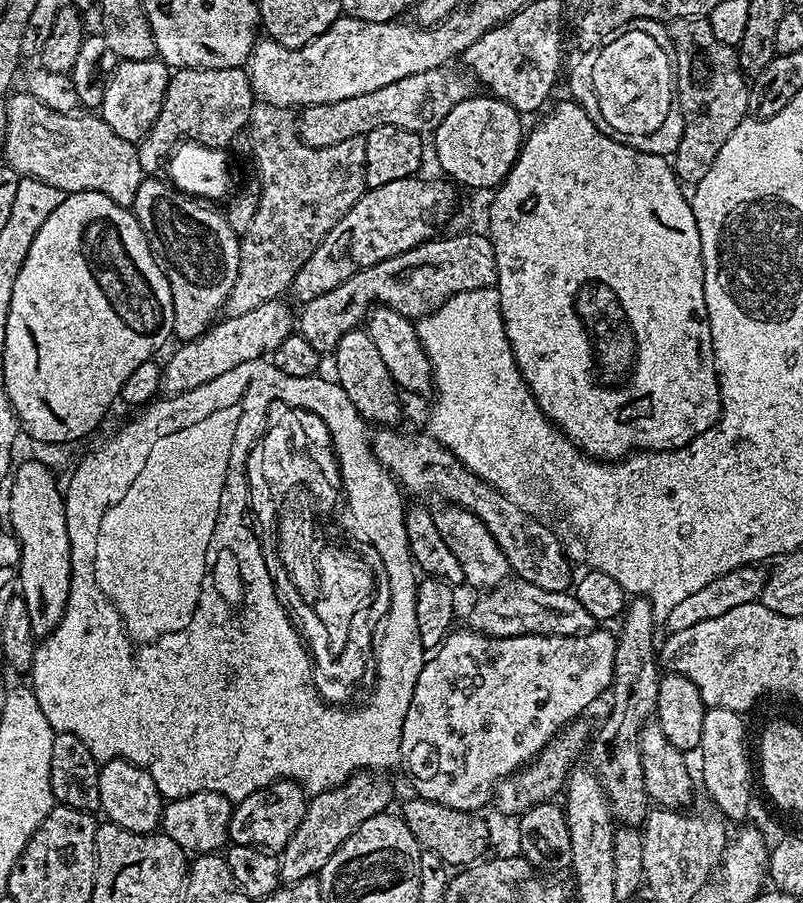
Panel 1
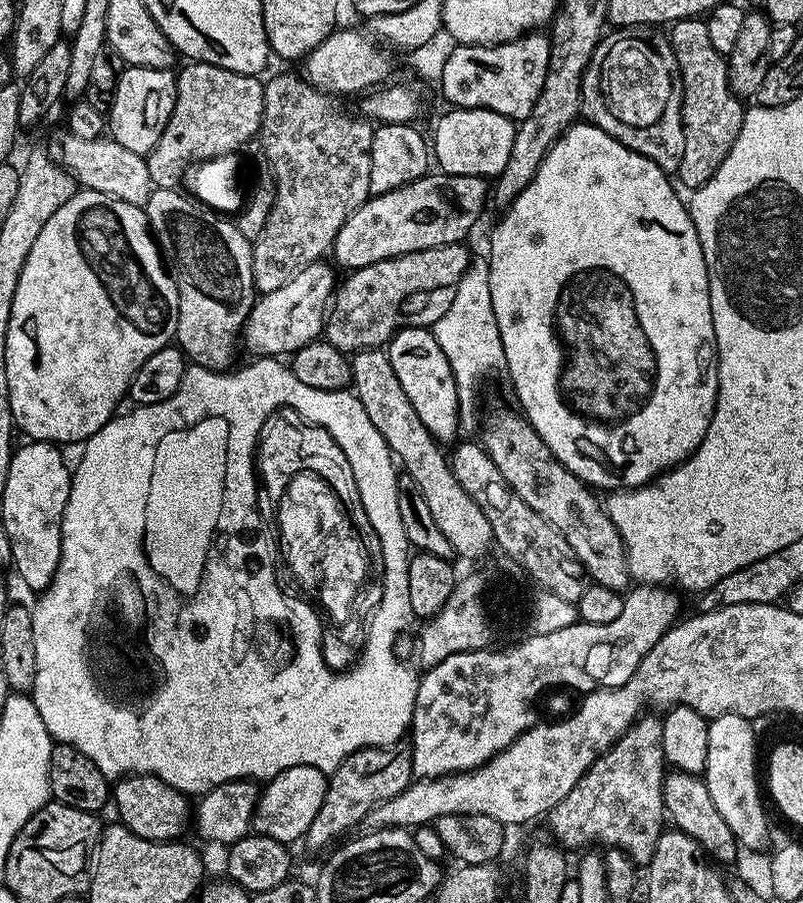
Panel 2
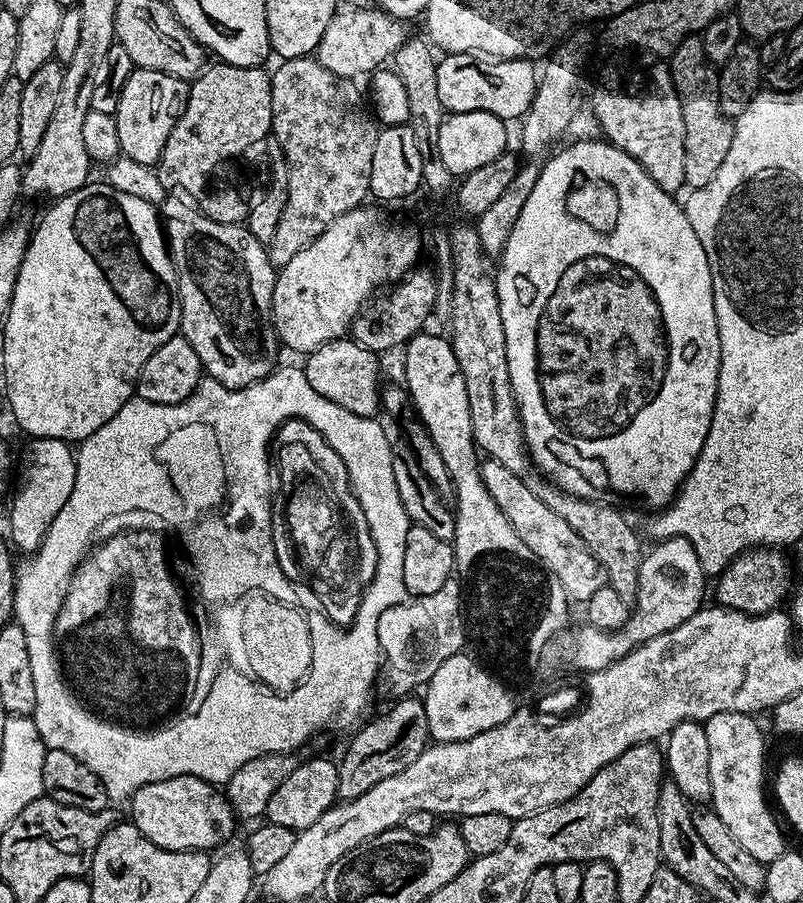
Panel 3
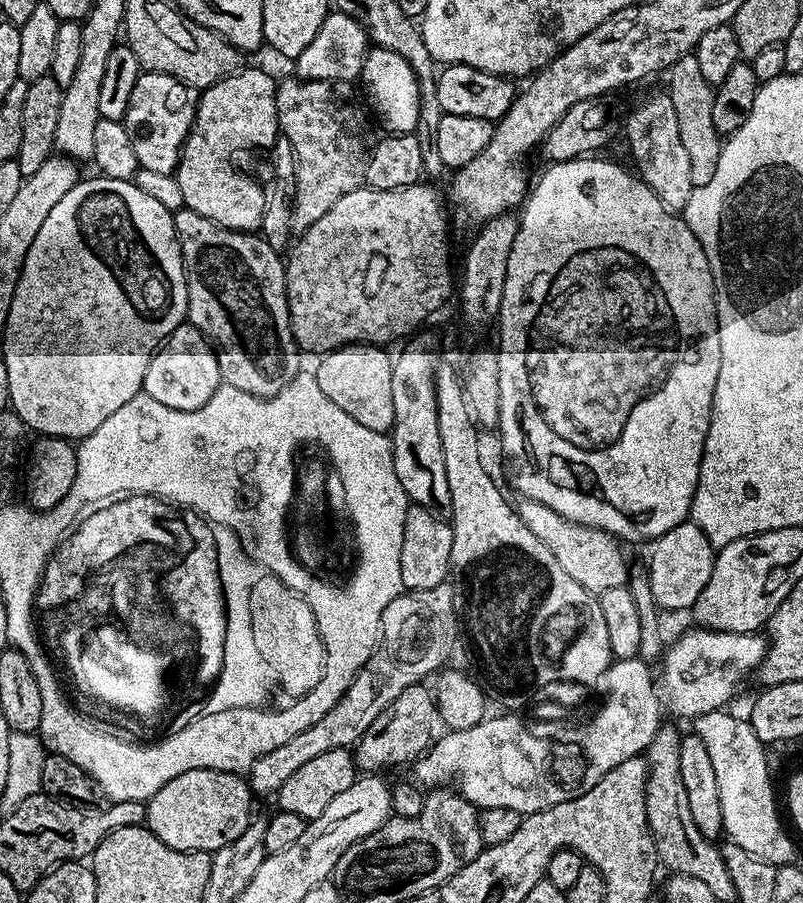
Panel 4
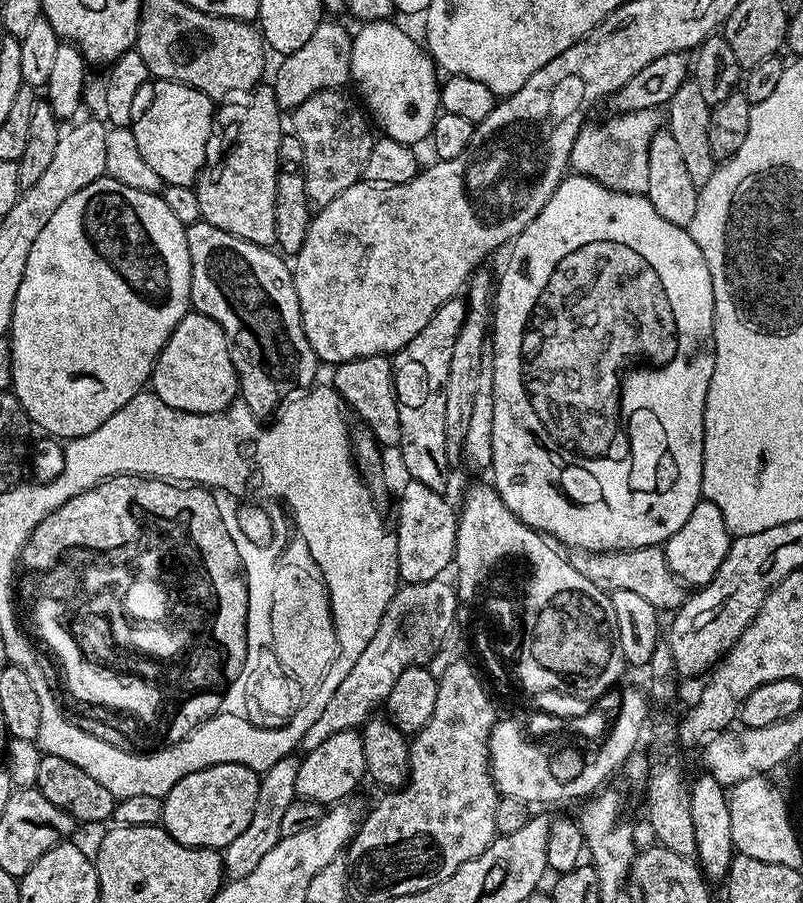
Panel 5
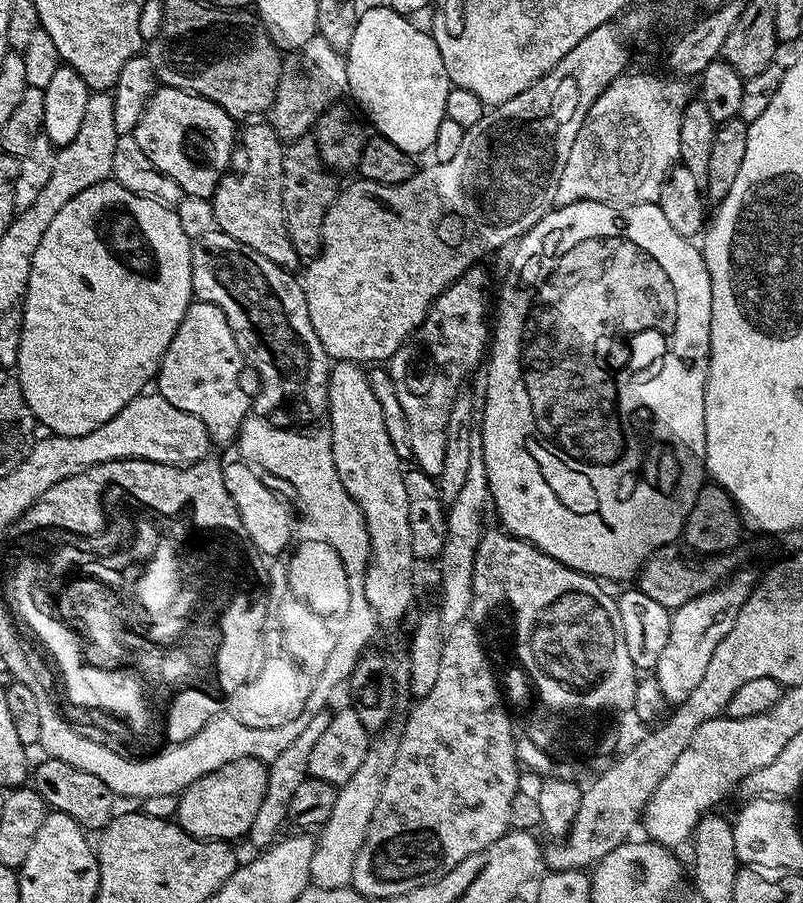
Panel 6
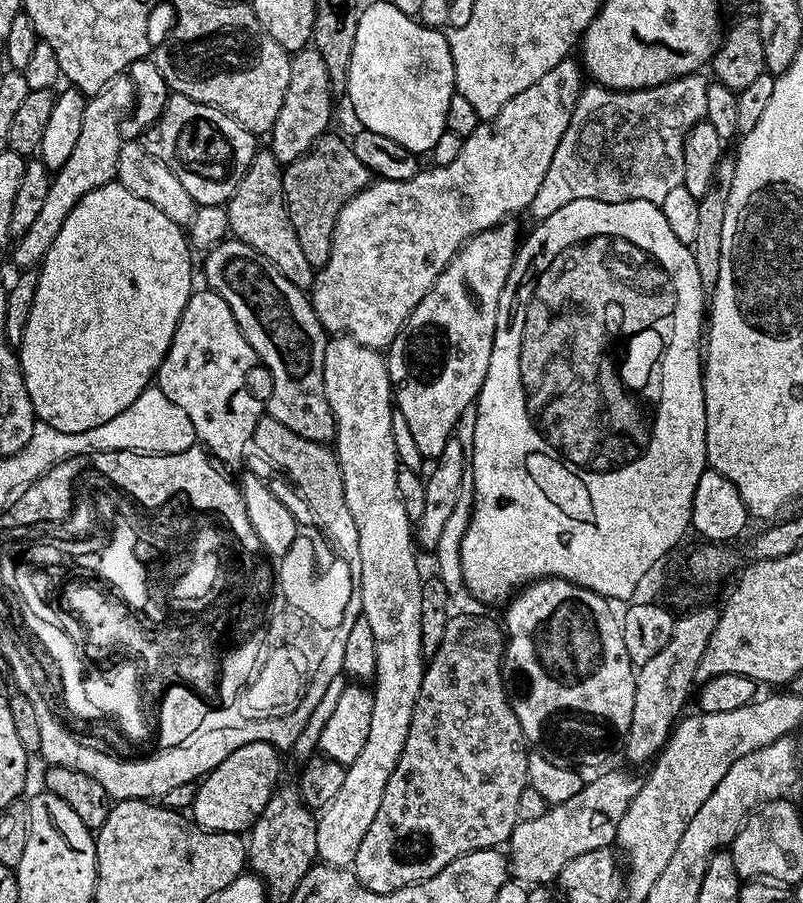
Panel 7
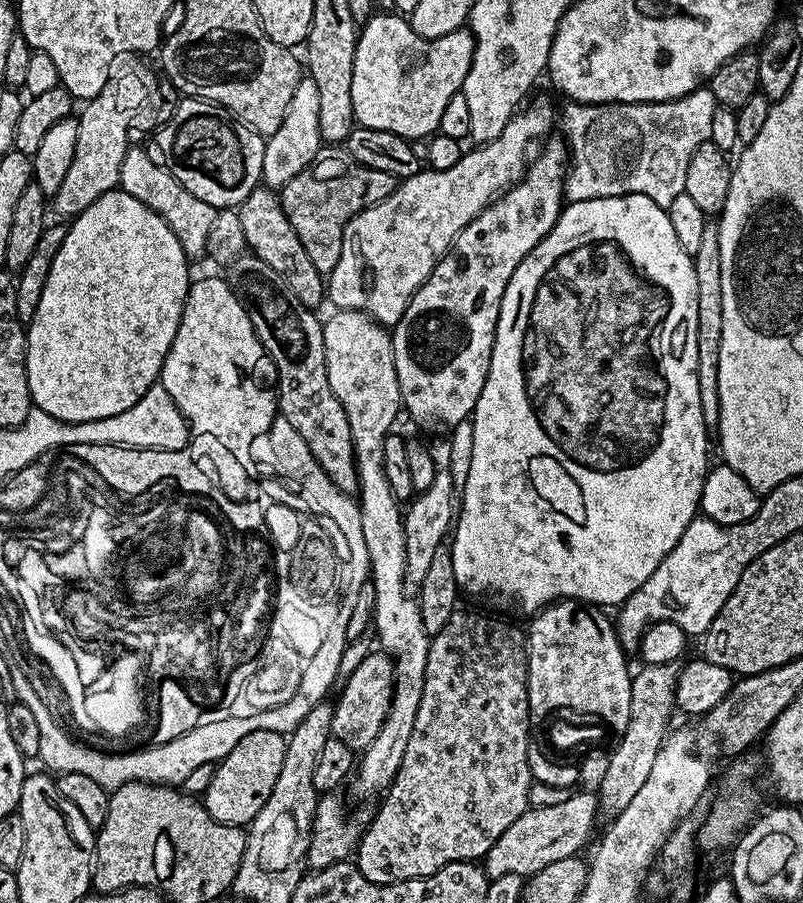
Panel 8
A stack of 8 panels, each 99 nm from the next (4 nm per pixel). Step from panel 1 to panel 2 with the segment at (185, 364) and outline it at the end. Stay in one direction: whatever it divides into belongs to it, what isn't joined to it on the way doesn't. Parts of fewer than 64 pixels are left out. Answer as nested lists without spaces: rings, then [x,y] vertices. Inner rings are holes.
[[[324,263],[308,264],[302,271],[295,272],[285,284],[278,286],[278,290],[263,293],[252,305],[248,322],[242,329],[242,344],[253,352],[253,357],[284,358],[311,340],[321,339],[326,313],[338,284],[332,273],[333,265]]]

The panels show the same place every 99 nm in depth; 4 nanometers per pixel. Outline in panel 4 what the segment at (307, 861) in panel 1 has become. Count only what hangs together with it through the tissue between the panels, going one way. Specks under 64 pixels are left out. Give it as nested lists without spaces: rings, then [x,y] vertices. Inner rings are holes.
[[[413,686],[402,690],[382,714],[362,734],[362,738],[354,745],[357,769],[364,774],[380,774],[383,768],[392,768],[395,764],[415,761],[432,747],[441,731],[440,711],[436,705],[436,697],[431,687]]]

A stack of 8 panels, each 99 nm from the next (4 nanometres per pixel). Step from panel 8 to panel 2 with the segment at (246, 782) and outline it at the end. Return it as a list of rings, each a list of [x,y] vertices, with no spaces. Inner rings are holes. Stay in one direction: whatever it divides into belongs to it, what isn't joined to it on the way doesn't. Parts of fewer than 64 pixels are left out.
[[[125,776],[115,781],[110,792],[110,800],[116,804],[119,823],[147,840],[175,841],[190,824],[190,803],[185,793],[171,788],[156,776]]]

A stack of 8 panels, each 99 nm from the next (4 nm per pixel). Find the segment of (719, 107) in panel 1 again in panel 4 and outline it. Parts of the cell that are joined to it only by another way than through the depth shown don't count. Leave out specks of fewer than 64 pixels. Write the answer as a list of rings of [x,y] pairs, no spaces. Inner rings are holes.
[[[695,54],[678,58],[673,62],[667,76],[666,94],[674,102],[674,115],[678,117],[678,134],[682,137],[682,147],[690,158],[692,186],[706,186],[706,182],[714,178],[722,147],[722,137],[714,126],[714,86],[703,77]]]

